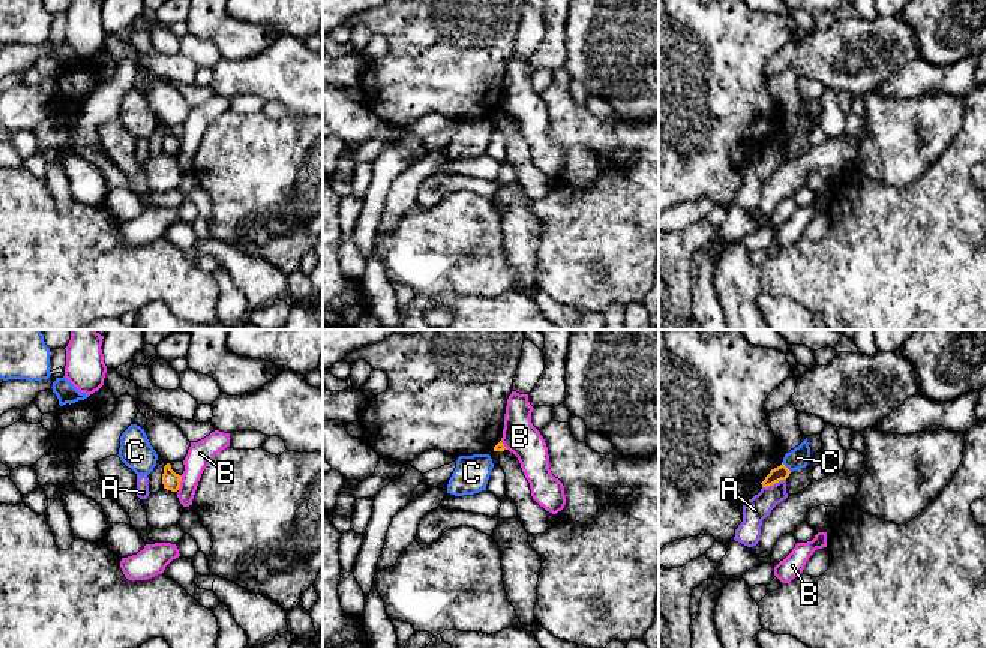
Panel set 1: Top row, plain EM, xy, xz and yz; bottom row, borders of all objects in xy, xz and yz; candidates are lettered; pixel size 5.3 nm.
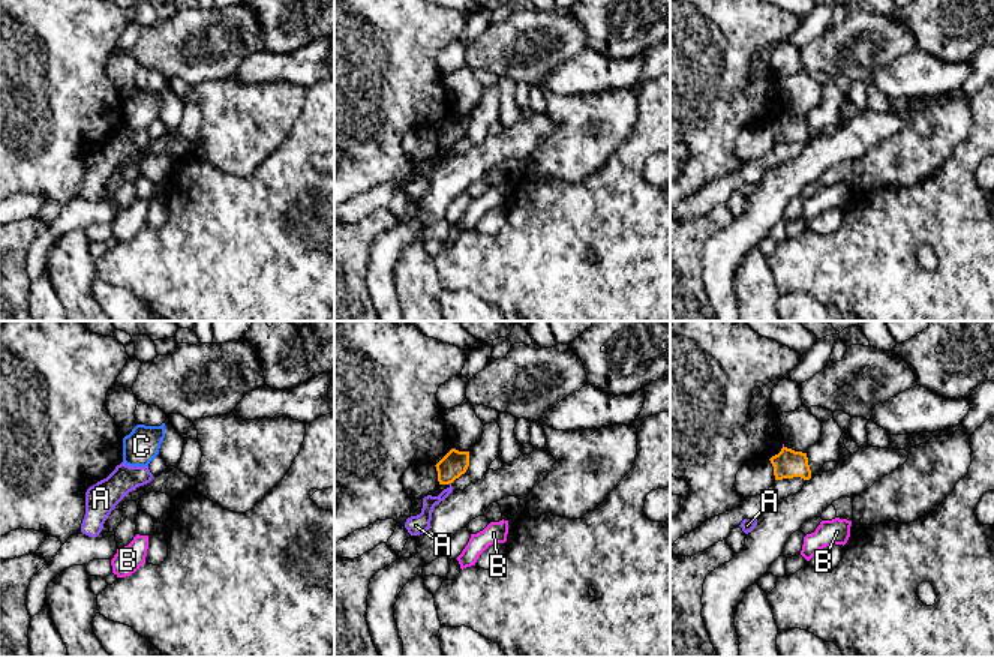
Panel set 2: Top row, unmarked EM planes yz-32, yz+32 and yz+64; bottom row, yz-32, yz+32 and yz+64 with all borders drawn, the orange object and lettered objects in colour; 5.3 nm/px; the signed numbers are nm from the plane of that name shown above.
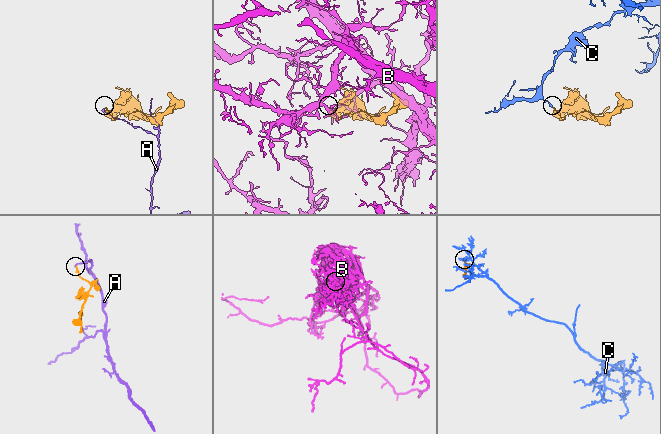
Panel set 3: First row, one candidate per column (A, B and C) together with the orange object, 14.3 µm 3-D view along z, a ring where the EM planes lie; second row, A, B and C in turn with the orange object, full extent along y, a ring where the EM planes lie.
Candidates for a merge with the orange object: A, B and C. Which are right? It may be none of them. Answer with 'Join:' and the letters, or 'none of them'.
Join: none of them

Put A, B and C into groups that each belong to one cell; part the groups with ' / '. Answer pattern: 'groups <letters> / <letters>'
groups A / B / C

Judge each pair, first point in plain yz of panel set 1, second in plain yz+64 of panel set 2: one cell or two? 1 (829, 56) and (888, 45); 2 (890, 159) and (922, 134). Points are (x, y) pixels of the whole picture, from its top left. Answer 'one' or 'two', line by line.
1: one
2: one

